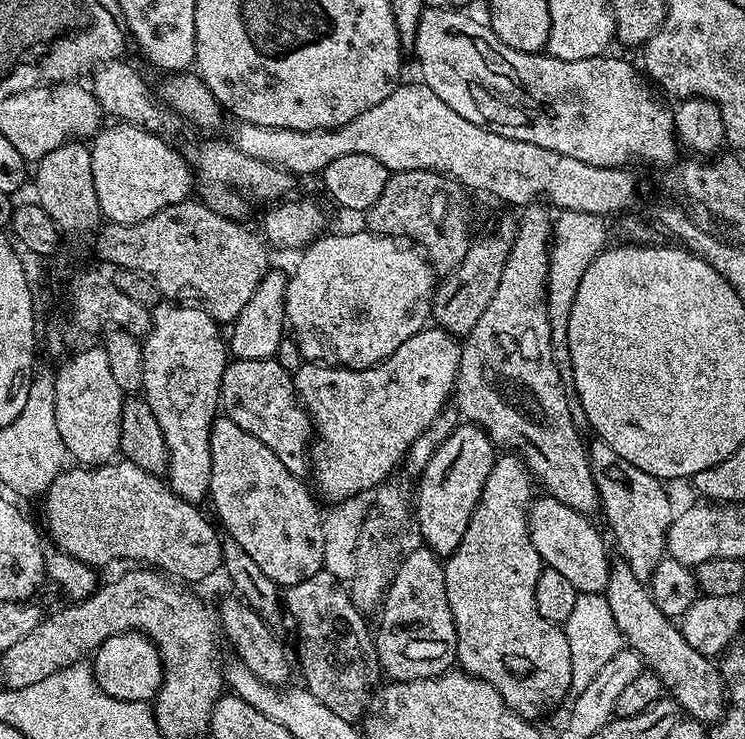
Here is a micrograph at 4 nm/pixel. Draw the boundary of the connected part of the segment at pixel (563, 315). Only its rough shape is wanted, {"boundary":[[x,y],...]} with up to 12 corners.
{"boundary":[[554,220],[544,301],[570,418],[589,431],[572,381],[568,323],[578,282],[609,240],[605,221]]}

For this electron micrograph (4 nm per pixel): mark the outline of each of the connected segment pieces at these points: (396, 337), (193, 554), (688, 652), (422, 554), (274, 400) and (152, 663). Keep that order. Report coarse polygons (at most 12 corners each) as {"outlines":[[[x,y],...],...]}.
{"outlines":[[[367,230],[299,253],[303,359],[371,367],[425,327],[436,274]],[[119,459],[46,489],[52,542],[91,567],[221,569],[195,504]],[[613,563],[602,595],[626,641],[691,719],[724,714],[720,669],[645,581]],[[397,563],[374,628],[392,682],[457,663],[444,565]],[[229,359],[223,415],[270,446],[290,474],[310,472],[312,417],[292,372]],[[103,640],[90,663],[101,690],[151,701],[164,681],[155,642]]]}

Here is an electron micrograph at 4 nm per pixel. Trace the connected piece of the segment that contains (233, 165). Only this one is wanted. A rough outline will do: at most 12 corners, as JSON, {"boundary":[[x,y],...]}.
{"boundary":[[231,142],[196,152],[194,188],[240,218],[244,196],[276,202],[289,177]]}

